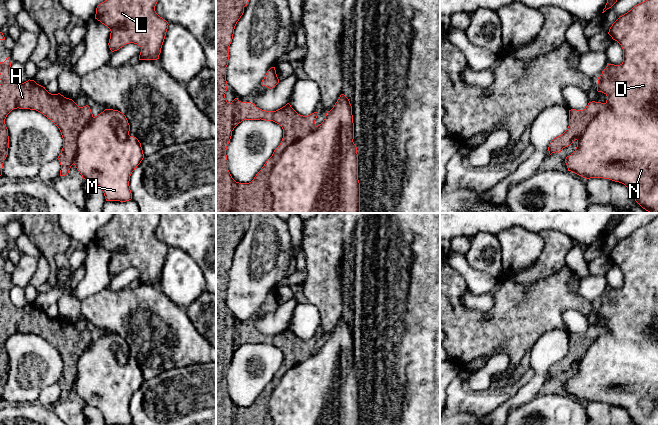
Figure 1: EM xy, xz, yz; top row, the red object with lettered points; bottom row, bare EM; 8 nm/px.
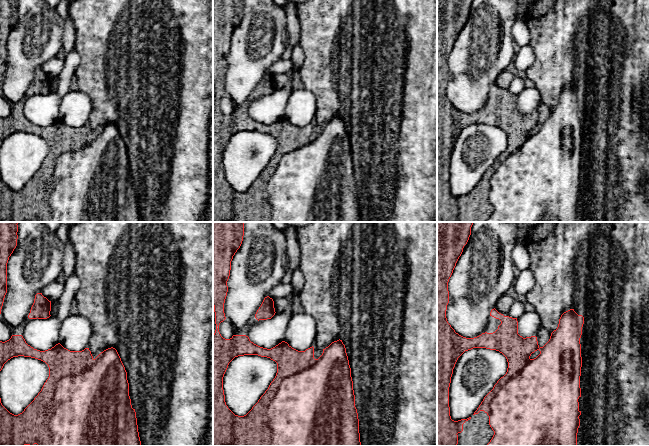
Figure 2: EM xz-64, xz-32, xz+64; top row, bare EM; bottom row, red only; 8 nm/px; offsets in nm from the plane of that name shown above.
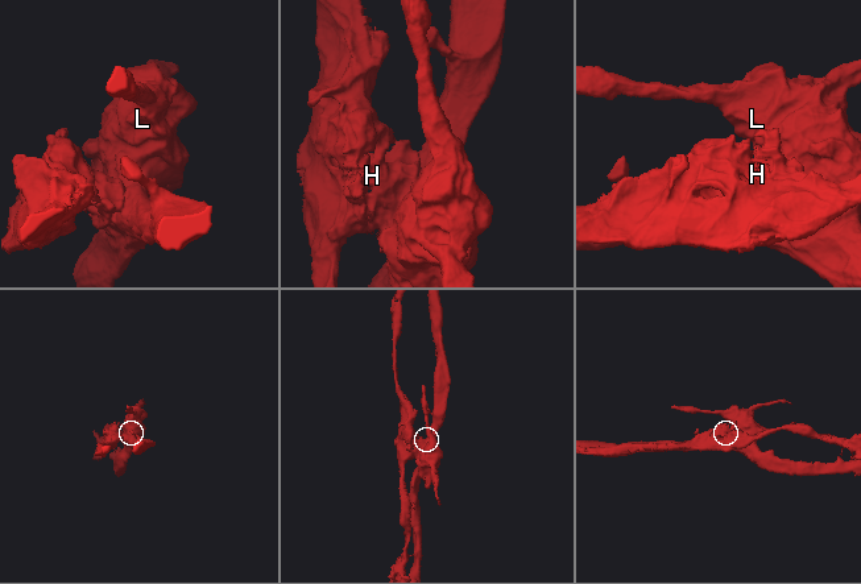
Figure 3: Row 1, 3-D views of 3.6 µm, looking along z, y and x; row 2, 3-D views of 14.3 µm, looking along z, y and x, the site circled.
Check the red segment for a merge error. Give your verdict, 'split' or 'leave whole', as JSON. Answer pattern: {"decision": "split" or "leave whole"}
{"decision": "split"}

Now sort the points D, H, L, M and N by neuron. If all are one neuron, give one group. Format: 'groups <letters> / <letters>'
groups D L M N / H

